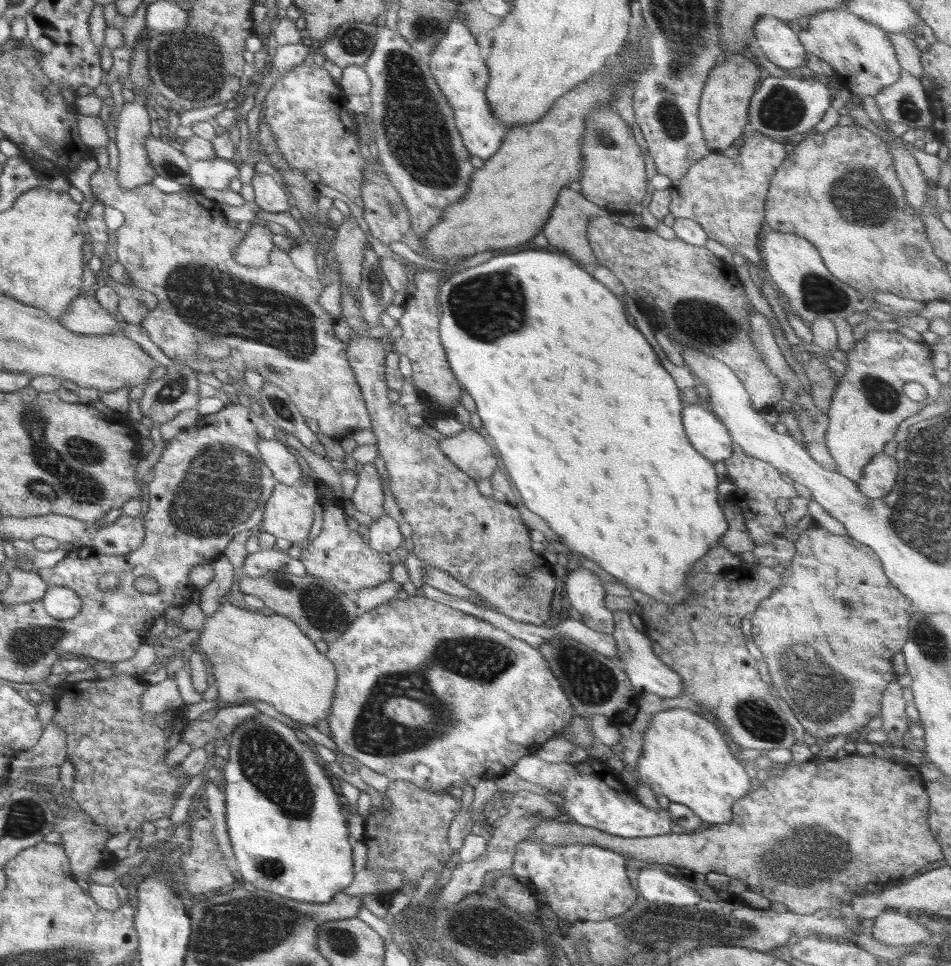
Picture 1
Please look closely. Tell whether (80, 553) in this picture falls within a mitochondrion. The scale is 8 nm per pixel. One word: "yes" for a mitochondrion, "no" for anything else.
no

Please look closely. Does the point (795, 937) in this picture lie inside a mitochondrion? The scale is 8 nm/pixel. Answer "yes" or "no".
no

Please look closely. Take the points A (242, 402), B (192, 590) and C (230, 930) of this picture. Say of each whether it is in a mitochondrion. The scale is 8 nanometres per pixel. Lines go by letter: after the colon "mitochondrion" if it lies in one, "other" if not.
A: other
B: other
C: mitochondrion

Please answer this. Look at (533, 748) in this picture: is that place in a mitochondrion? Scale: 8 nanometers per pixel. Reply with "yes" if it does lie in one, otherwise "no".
no

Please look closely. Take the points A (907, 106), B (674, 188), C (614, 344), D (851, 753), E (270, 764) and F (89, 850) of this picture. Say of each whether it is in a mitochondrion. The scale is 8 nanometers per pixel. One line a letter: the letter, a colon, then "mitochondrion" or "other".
A: mitochondrion
B: other
C: other
D: other
E: mitochondrion
F: other

